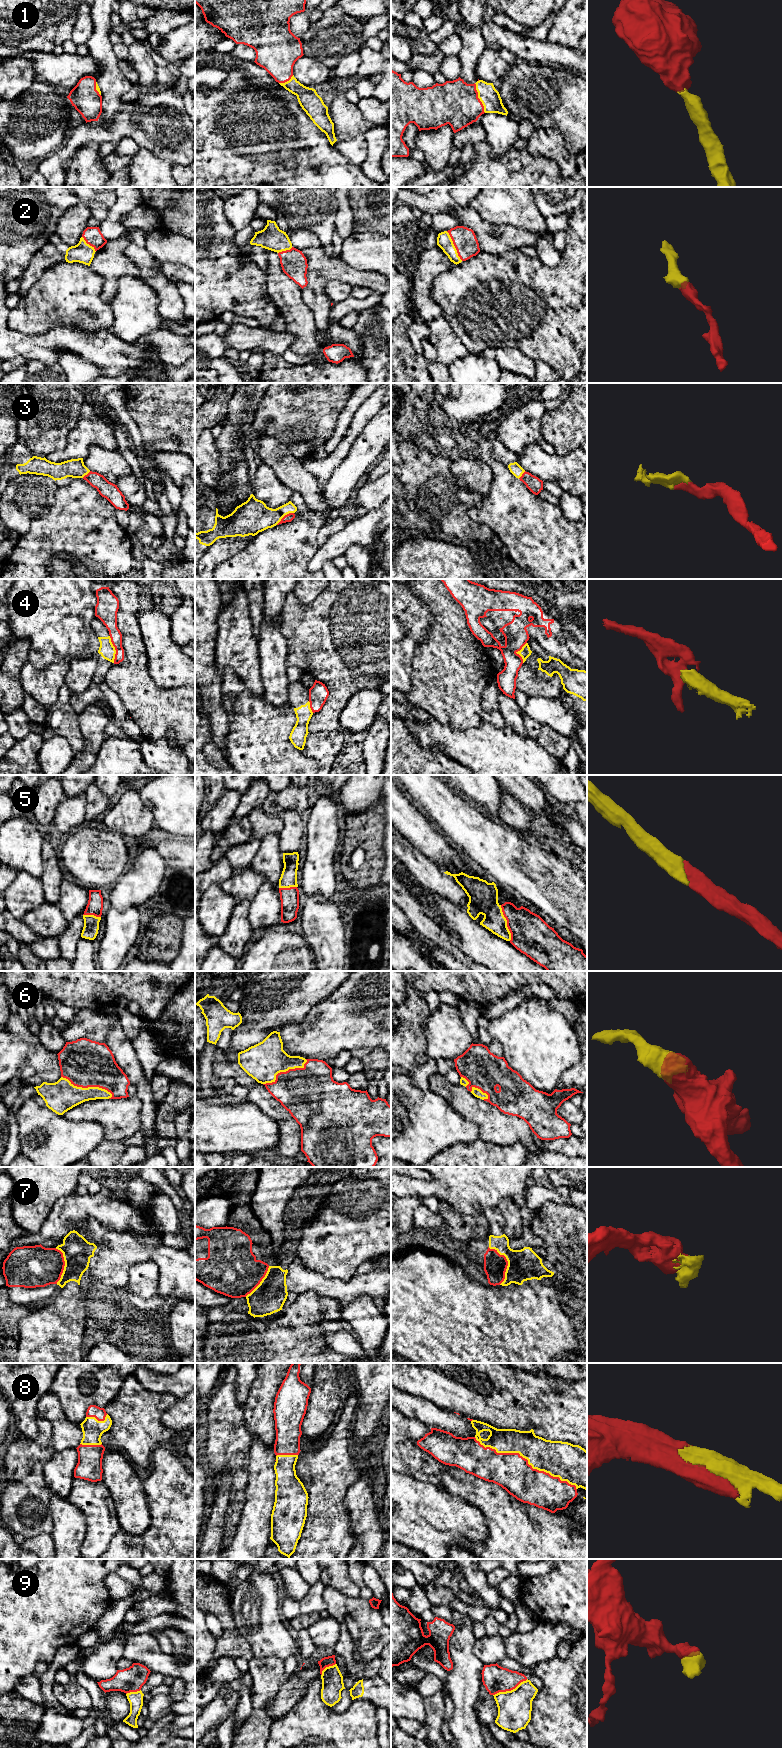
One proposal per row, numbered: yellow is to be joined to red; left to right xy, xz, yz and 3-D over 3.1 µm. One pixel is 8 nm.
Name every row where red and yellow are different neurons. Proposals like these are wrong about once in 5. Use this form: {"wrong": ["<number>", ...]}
{"wrong": ["4", "9"]}

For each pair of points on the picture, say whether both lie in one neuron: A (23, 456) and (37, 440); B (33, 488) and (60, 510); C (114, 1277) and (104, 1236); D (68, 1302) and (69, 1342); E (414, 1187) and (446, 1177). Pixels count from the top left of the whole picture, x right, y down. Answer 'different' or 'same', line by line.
A: different
B: different
C: same
D: same
E: same

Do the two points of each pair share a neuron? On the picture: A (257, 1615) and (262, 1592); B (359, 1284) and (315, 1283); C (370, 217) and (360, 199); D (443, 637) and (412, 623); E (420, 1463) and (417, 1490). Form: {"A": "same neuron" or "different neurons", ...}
{"A": "same neuron", "B": "same neuron", "C": "same neuron", "D": "different neurons", "E": "different neurons"}

